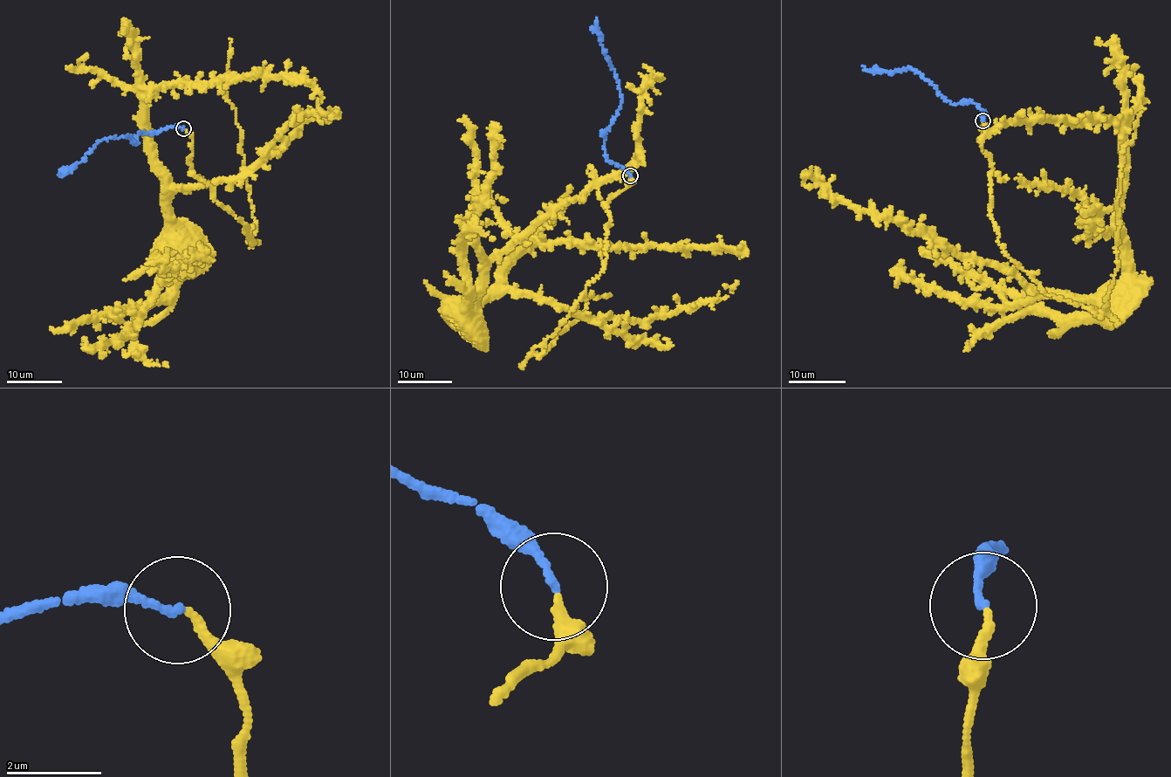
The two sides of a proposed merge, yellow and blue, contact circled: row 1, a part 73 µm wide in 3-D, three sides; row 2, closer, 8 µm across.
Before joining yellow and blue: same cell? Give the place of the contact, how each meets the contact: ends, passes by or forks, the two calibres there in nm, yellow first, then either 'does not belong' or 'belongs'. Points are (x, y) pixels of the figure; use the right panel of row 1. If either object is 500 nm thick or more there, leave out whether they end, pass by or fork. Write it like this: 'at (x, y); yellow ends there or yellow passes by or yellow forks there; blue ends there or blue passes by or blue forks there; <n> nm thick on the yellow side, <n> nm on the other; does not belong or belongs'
at (982, 120); yellow ends there; blue ends there; 200 nm thick on the yellow side, 150 nm on the other; belongs

